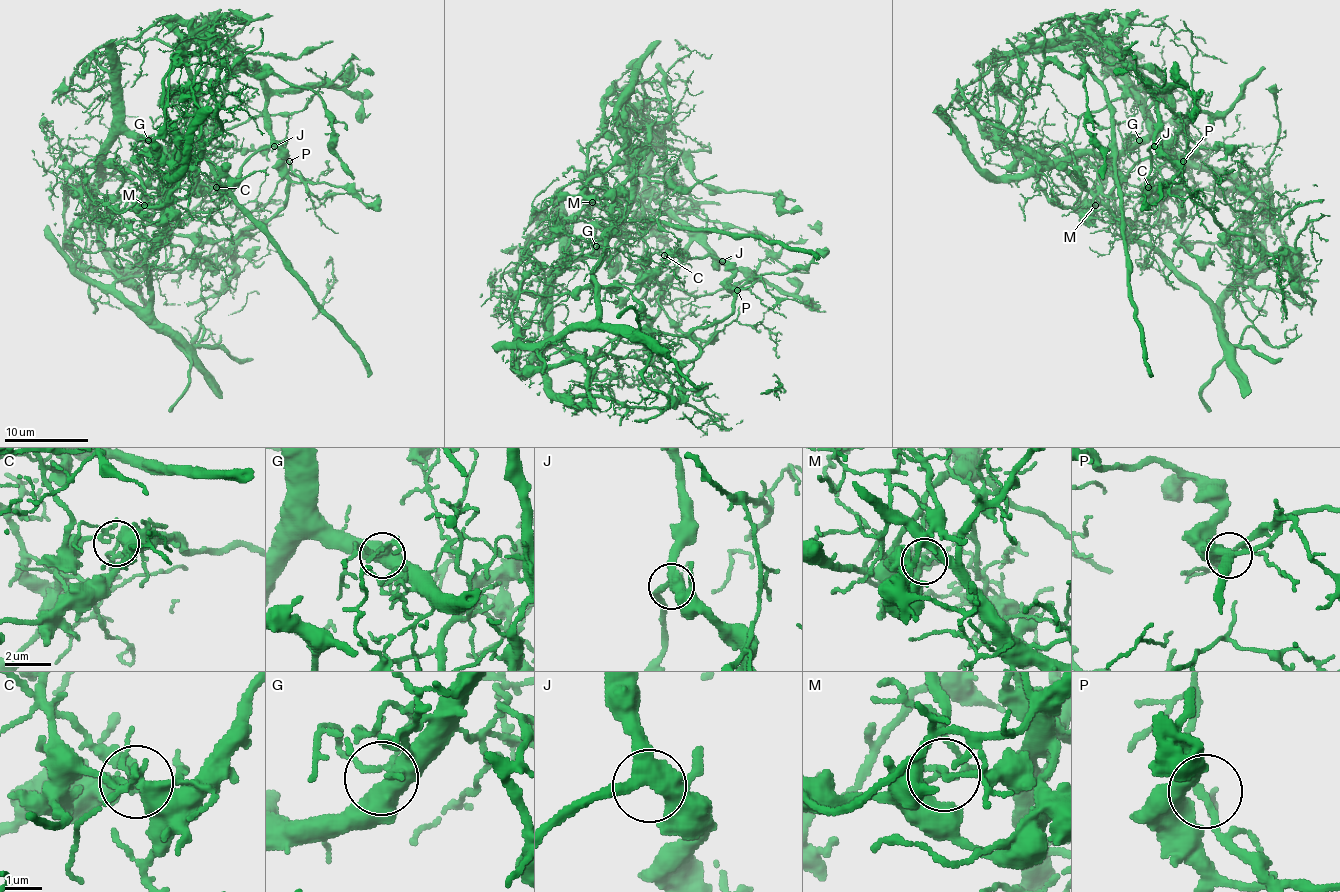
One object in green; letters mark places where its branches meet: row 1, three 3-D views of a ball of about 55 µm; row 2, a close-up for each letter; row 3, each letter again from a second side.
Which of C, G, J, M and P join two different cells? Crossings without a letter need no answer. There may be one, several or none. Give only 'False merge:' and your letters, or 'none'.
False merge: C, M

